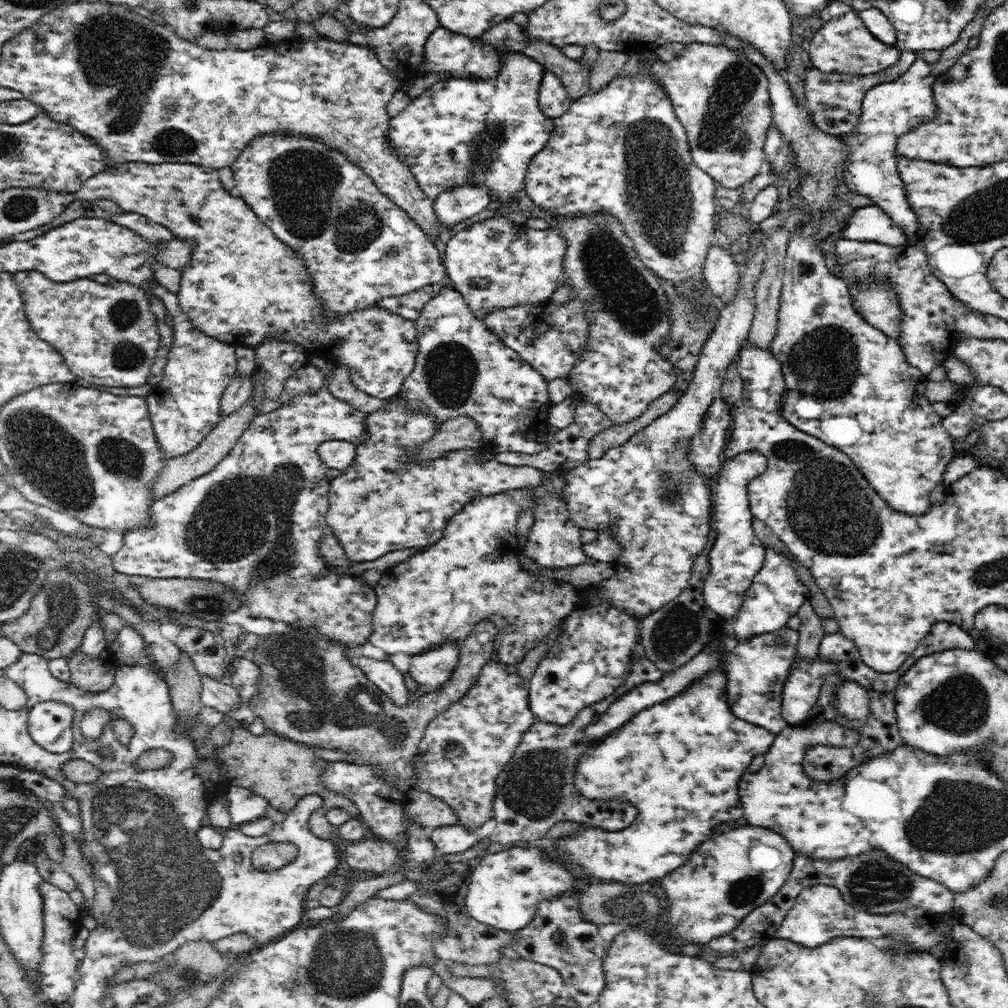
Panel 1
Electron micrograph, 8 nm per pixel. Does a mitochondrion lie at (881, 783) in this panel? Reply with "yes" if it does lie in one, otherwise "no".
no

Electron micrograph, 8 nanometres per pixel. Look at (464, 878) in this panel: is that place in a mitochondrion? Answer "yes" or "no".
no

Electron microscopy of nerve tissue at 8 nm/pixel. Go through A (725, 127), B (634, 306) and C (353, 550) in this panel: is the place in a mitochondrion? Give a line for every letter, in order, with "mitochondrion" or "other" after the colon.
A: mitochondrion
B: mitochondrion
C: other

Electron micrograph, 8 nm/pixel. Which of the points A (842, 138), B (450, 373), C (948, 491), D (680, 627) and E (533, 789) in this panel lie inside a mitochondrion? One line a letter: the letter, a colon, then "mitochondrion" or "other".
A: other
B: mitochondrion
C: other
D: mitochondrion
E: mitochondrion

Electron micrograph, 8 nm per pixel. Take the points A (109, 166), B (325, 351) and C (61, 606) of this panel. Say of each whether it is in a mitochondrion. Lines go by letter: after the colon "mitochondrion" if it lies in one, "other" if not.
A: other
B: other
C: mitochondrion

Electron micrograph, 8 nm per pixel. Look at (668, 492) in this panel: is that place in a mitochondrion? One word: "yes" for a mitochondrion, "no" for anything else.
yes

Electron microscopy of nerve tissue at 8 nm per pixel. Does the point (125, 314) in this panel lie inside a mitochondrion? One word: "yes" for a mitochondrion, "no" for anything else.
yes

